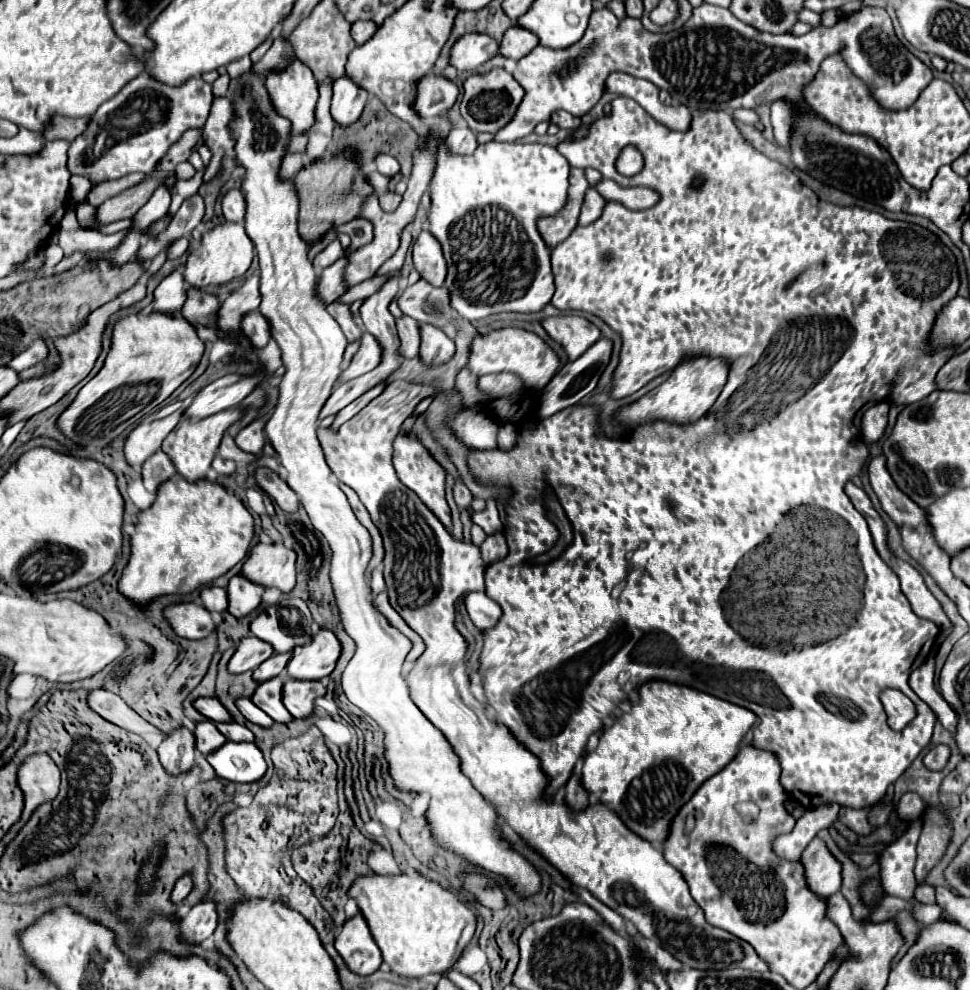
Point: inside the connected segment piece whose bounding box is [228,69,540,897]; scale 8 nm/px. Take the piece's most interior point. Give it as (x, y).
(312, 345)

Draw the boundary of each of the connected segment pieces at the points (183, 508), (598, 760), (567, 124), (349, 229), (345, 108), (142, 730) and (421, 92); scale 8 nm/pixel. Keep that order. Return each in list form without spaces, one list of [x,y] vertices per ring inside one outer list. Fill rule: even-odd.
[[[168,479],[168,483],[158,487],[152,507],[138,513],[130,561],[118,587],[126,597],[140,605],[146,605],[158,595],[190,593],[212,583],[240,563],[248,553],[252,535],[252,515],[242,499],[224,485],[208,479]]]
[[[648,681],[638,691],[638,705],[618,717],[612,727],[602,733],[598,747],[586,755],[582,787],[588,793],[600,793],[598,801],[610,807],[630,831],[648,839],[654,847],[662,847],[664,839],[668,839],[668,825],[672,825],[676,813],[692,799],[706,779],[722,771],[734,759],[740,741],[754,725],[756,715],[740,705],[668,681]]]
[[[554,111],[552,117],[550,117],[550,123],[558,125],[562,129],[572,129],[572,127],[580,125],[580,119],[574,117],[574,115],[570,115],[570,113],[566,113],[566,111]]]
[[[352,219],[352,221],[344,223],[344,225],[340,225],[336,231],[338,231],[338,233],[348,233],[350,239],[352,239],[350,247],[346,249],[346,255],[350,255],[352,251],[356,251],[356,249],[368,245],[368,243],[372,241],[372,237],[374,237],[374,233],[372,233],[372,223],[370,223],[368,219]]]
[[[340,77],[334,81],[334,97],[332,97],[332,119],[338,125],[350,125],[356,123],[360,117],[368,93],[360,87],[356,87],[348,77]]]
[[[100,689],[100,715],[126,731],[142,735],[152,747],[158,747],[160,739],[164,737],[158,727],[152,727],[148,721],[144,721],[136,711],[132,711],[132,707],[128,707],[128,703],[124,703],[124,699],[120,699],[120,695],[112,691]]]
[[[424,75],[418,83],[418,91],[416,91],[412,109],[416,109],[420,119],[424,119],[426,123],[432,123],[434,119],[448,113],[456,97],[458,97],[456,83],[448,81],[446,77]]]

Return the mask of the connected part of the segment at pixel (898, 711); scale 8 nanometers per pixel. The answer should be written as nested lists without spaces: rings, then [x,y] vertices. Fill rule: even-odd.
[[[884,689],[882,695],[880,695],[880,699],[882,699],[884,711],[888,715],[888,725],[894,731],[902,731],[916,717],[914,703],[902,691]]]

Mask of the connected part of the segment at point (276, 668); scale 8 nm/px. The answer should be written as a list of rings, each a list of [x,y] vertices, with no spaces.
[[[278,653],[278,655],[270,655],[270,657],[260,665],[260,667],[254,669],[252,679],[254,679],[256,683],[262,683],[262,681],[268,681],[268,679],[280,675],[280,673],[284,671],[284,667],[286,667],[286,663],[288,663],[290,657],[292,657],[292,653]]]

